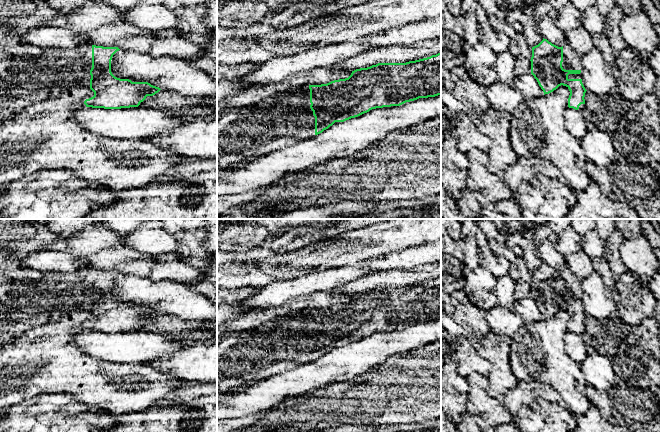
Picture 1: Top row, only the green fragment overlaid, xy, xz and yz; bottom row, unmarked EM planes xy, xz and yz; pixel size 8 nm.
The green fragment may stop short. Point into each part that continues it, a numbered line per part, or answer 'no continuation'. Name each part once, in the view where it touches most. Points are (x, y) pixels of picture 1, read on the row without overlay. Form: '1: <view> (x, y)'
1: yz (571, 282)

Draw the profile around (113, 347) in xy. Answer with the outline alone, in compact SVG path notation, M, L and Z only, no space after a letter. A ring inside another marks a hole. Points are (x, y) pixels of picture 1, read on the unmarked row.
M141 330L121 333L87 331L76 335L74 342L87 354L99 360L114 363L146 362L159 356L167 356L179 352L189 344L176 338L173 333L163 334Z

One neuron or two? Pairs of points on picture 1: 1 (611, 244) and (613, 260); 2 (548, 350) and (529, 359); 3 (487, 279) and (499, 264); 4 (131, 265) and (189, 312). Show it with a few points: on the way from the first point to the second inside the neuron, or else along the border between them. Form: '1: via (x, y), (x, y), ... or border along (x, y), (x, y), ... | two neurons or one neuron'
1: via (612, 248), (613, 256) | one neuron
2: via (543, 350), (534, 357) | one neuron
3: border along (486, 266), (496, 278) | two neurons
4: border along (121, 273), (147, 276) | two neurons

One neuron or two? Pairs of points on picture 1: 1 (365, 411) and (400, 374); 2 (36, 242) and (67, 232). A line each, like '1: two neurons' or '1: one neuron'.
1: one neuron
2: two neurons

